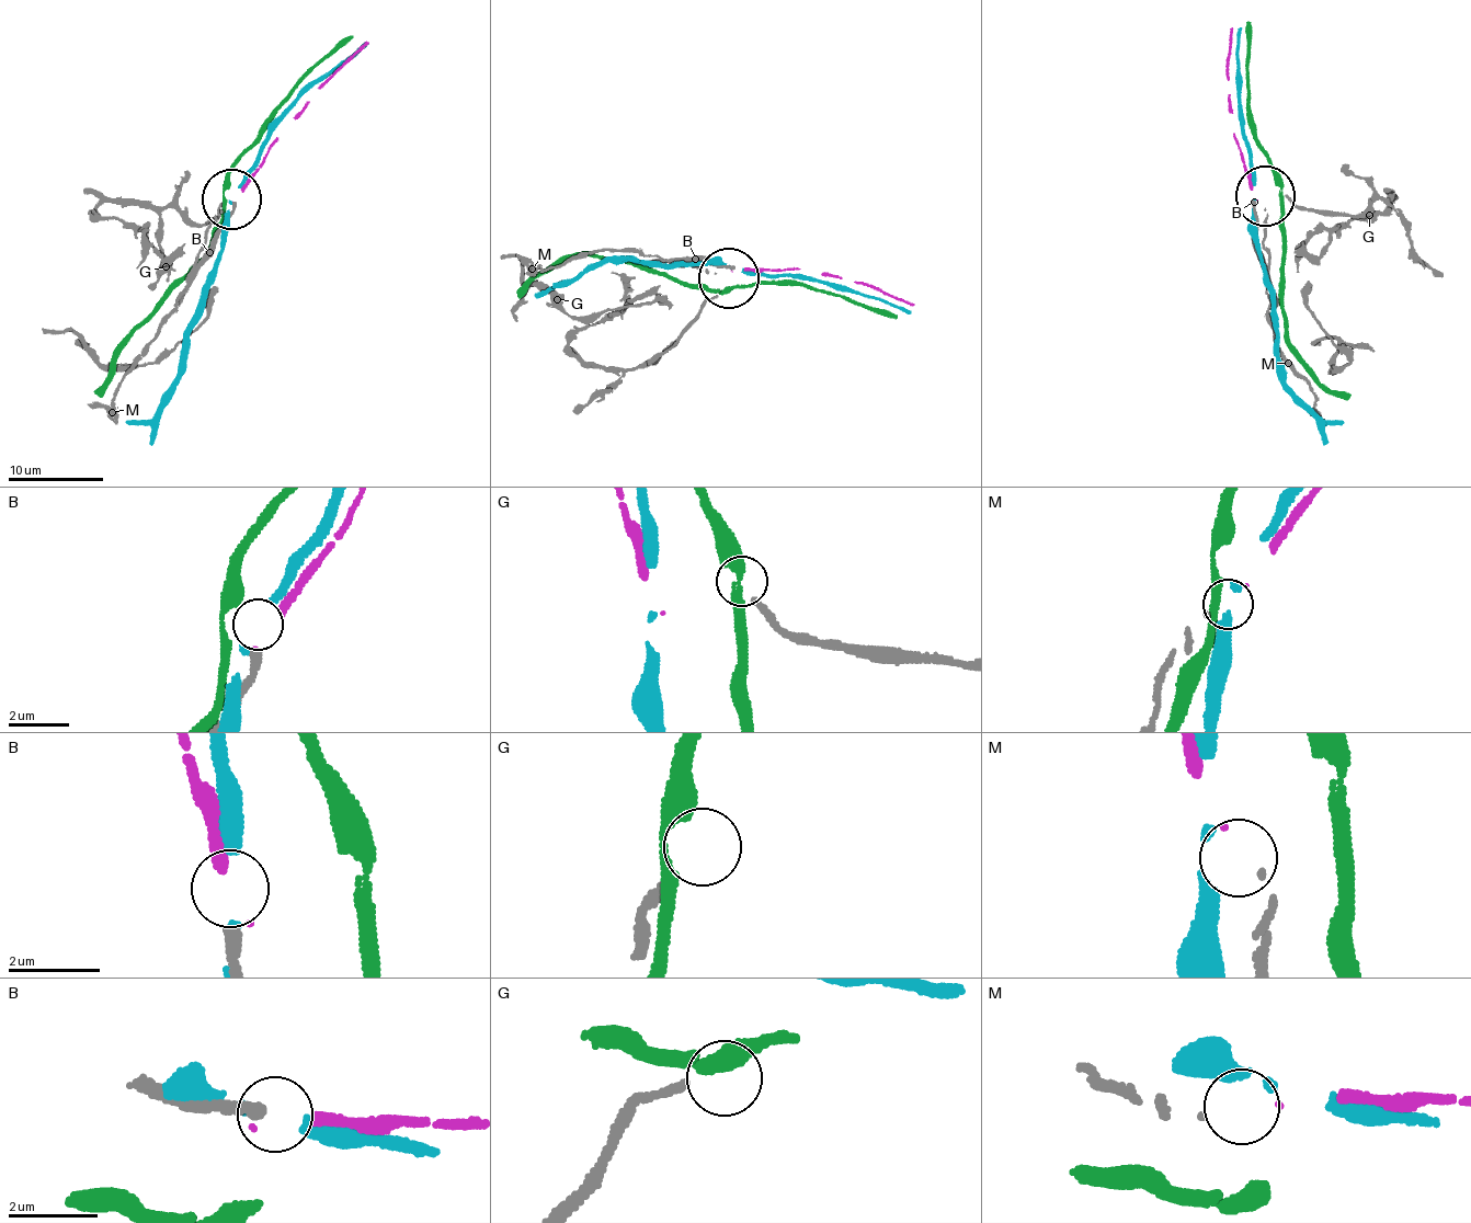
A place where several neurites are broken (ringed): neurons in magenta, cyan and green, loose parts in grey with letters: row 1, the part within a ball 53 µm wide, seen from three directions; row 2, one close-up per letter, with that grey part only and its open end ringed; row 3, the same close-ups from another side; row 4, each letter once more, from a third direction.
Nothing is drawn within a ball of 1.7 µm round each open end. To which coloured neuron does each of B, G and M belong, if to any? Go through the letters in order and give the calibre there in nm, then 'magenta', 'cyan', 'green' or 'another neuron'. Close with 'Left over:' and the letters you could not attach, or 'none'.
B: 280 nm thick; another neuron
G: 200 nm thick; another neuron
M: 90 nm thick; magenta
Left over: B, G

